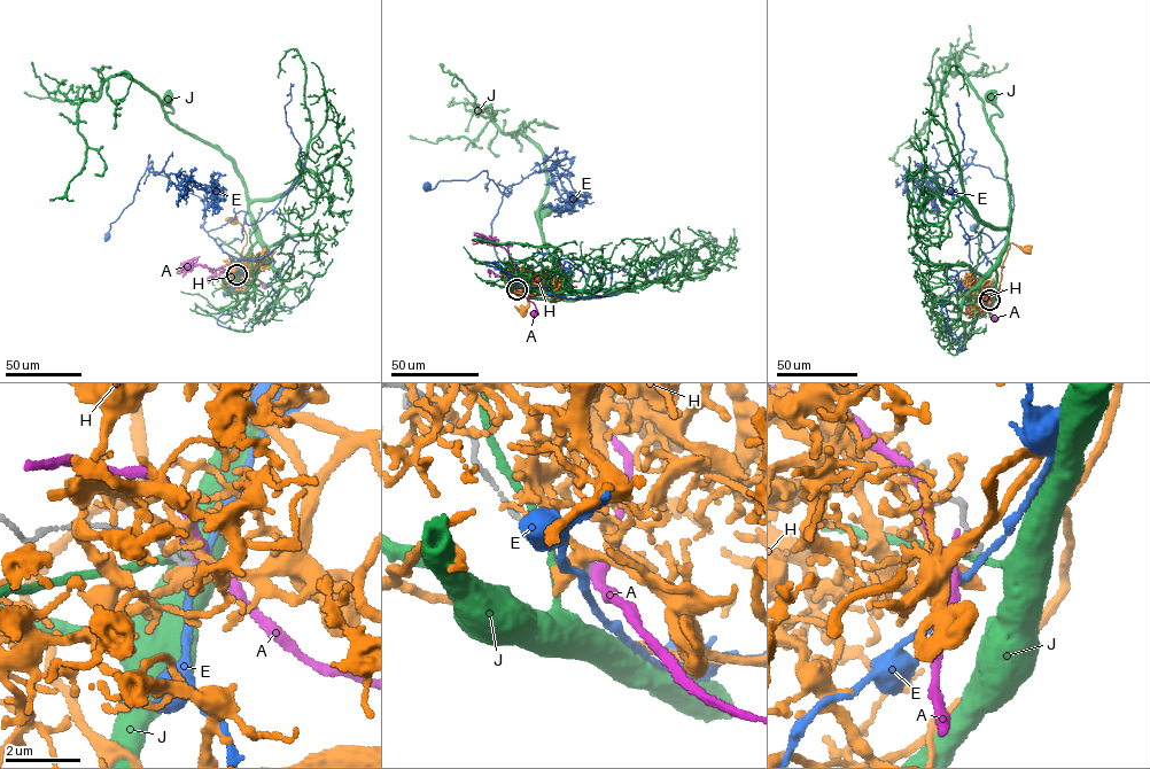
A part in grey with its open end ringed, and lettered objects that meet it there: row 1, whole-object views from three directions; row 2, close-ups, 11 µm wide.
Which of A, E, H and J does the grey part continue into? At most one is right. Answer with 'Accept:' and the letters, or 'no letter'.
Accept: E

